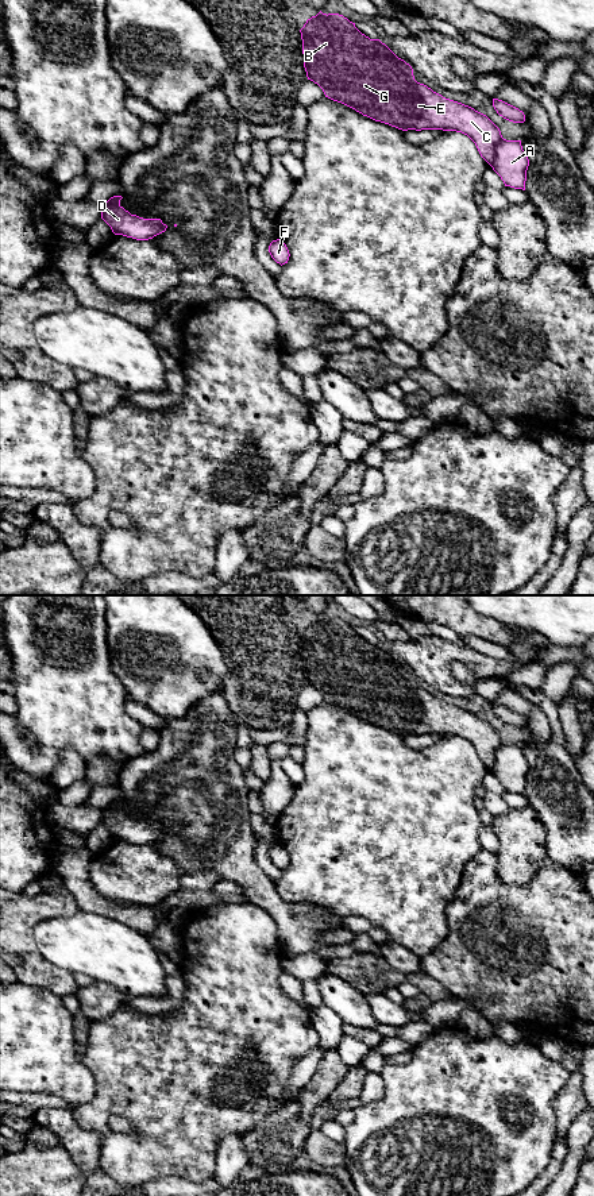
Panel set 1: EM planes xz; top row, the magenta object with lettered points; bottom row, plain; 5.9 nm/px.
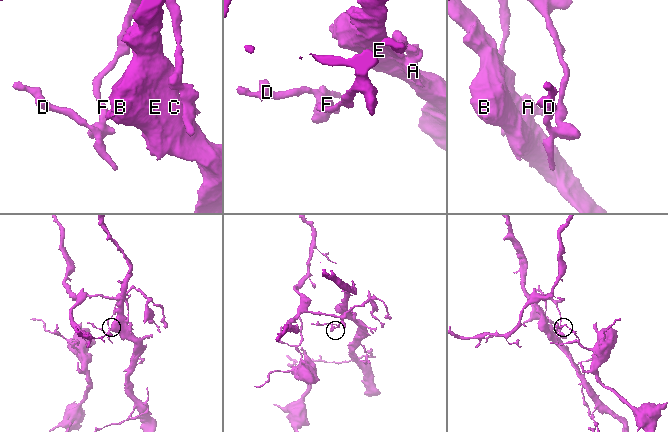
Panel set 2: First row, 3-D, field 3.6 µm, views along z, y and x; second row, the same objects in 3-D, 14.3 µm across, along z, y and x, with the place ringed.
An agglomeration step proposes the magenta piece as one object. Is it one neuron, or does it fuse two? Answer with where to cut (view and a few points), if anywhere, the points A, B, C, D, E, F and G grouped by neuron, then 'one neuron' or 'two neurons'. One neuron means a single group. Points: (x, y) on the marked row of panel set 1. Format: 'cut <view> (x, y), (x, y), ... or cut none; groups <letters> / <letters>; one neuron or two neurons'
cut xz (502, 138), (497, 146), (496, 158), (490, 165); groups A D F / B C E G; two neurons

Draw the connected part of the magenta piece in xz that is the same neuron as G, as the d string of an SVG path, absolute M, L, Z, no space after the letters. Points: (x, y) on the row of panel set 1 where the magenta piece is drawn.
M321 11L308 19L300 32L306 77L323 89L325 97L402 131L462 132L475 143L481 157L490 166L493 165L497 146L504 139L500 128L486 115L446 99L427 85L417 82L412 66L398 58L379 39L370 39L343 15L327 15Z

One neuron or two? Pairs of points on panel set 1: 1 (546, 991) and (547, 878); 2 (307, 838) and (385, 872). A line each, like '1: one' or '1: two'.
1: one
2: one

